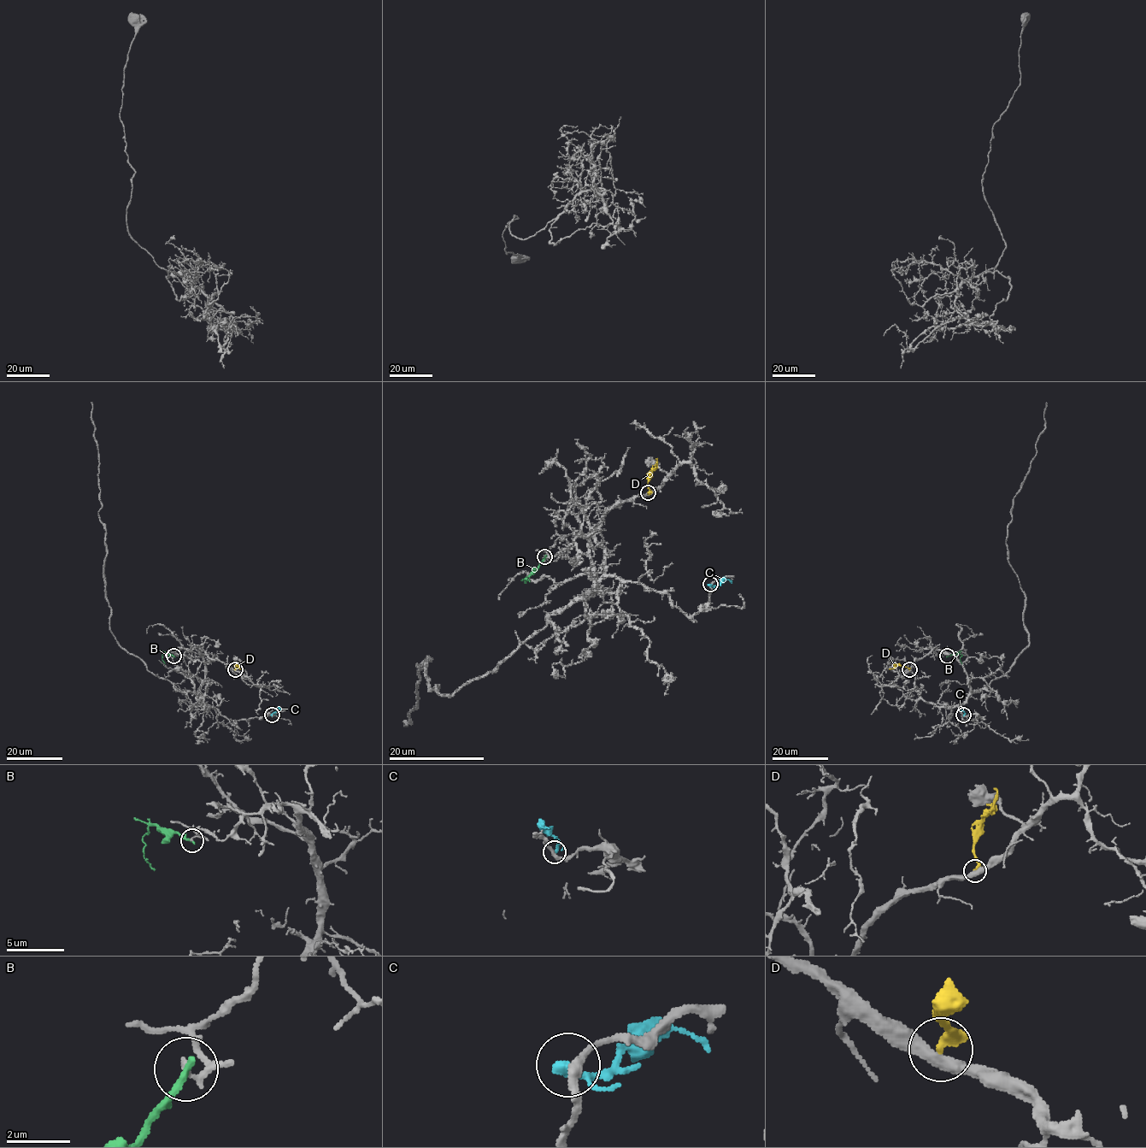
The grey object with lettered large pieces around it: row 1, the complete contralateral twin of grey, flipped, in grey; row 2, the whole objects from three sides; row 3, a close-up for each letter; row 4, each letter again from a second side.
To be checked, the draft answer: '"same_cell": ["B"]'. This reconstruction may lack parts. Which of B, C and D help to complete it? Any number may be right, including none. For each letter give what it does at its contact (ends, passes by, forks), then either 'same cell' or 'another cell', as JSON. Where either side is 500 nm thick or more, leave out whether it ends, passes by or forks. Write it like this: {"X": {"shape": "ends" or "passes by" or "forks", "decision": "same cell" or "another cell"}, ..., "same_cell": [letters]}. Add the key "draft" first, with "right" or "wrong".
{"draft": "wrong", "B": {"shape": "ends", "decision": "another cell"}, "C": {"shape": "ends", "decision": "another cell"}, "D": {"shape": "ends", "decision": "another cell"}, "same_cell": []}

